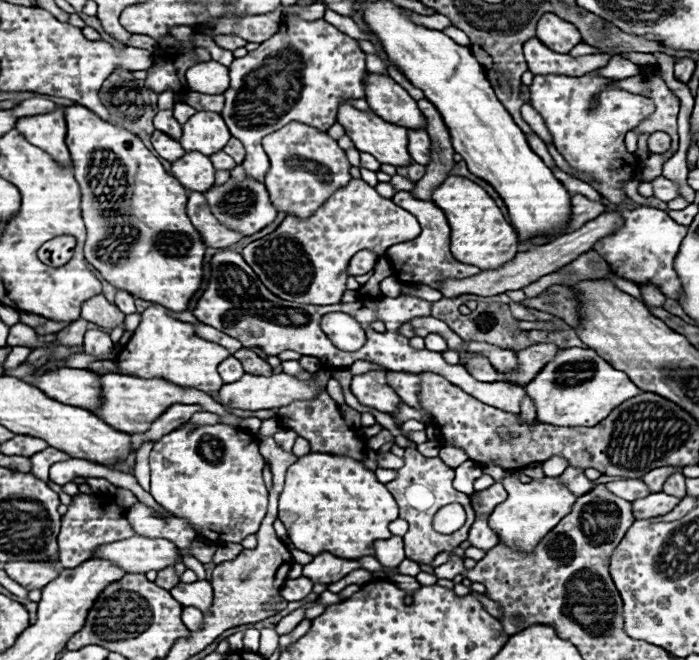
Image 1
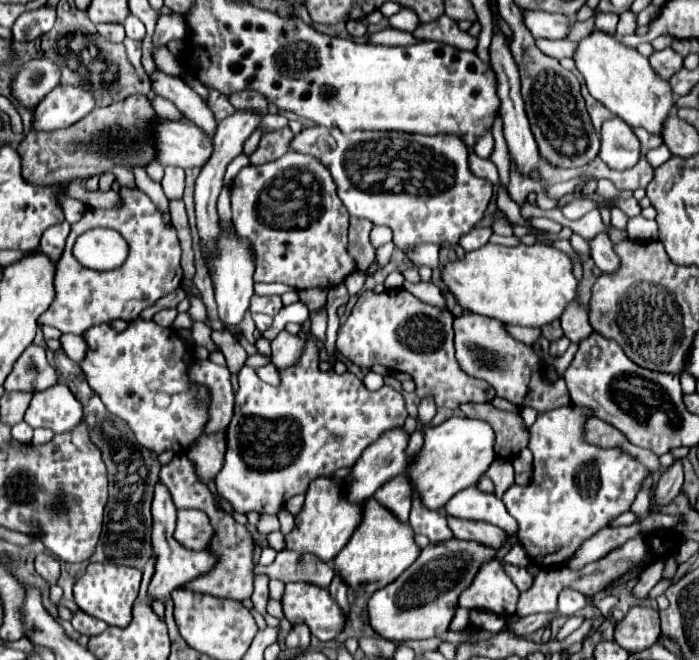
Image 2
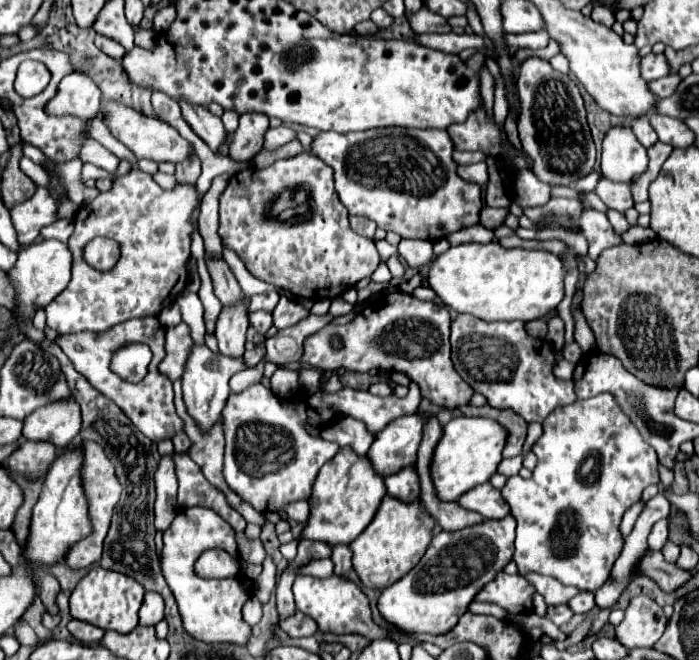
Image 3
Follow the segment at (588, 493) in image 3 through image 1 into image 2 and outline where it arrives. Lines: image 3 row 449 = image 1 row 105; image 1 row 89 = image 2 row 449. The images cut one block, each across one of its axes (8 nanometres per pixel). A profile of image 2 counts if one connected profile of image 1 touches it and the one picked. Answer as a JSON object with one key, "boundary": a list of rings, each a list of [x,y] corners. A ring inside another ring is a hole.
{"boundary":[[[578,406],[554,408],[554,410],[546,410],[546,414],[540,412],[534,426],[530,428],[530,444],[528,444],[528,448],[534,454],[532,482],[526,486],[514,484],[502,496],[506,510],[510,512],[510,516],[518,520],[520,544],[528,552],[530,560],[534,560],[538,566],[558,566],[566,562],[576,552],[580,542],[584,542],[600,528],[606,528],[610,520],[614,520],[616,516],[620,516],[630,508],[630,504],[638,494],[640,482],[648,476],[648,468],[644,468],[630,454],[618,448],[598,448],[586,444],[582,440],[582,424],[586,416],[590,416],[590,410]]]}

